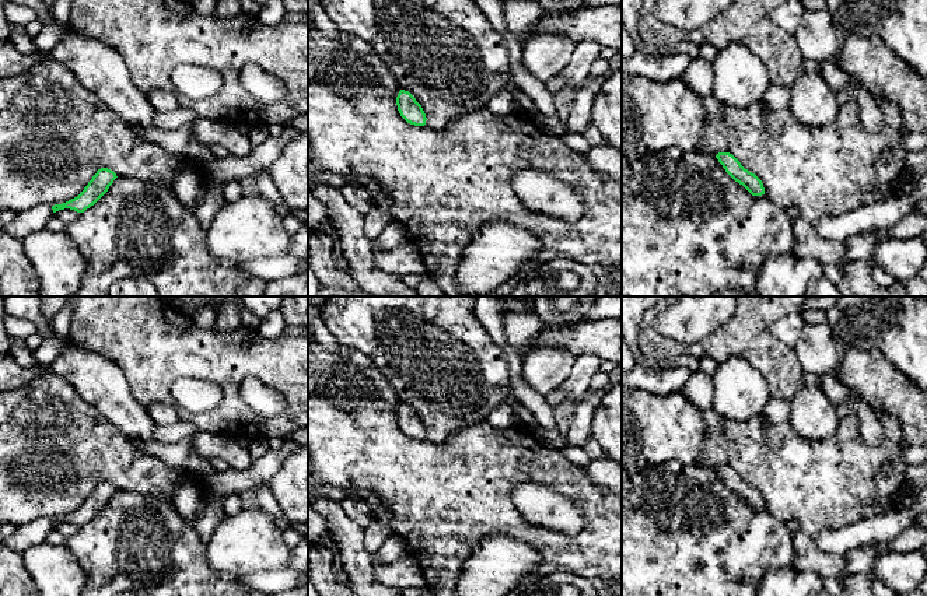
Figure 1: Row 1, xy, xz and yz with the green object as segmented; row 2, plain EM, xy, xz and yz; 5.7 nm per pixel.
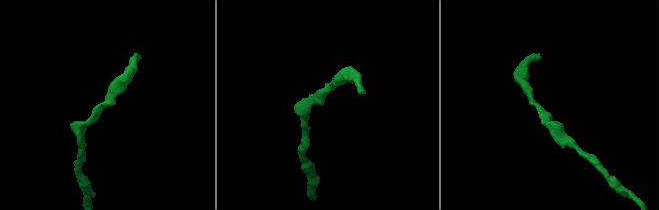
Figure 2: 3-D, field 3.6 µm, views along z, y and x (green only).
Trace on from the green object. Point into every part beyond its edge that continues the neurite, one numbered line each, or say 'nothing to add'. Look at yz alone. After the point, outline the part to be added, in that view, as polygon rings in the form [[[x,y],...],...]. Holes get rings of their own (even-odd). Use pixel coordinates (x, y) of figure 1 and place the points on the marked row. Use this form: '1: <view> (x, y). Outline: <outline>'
nothing to add

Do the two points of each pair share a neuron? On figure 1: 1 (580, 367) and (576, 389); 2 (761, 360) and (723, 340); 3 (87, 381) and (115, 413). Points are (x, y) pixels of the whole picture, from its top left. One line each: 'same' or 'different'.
1: same
2: same
3: same

